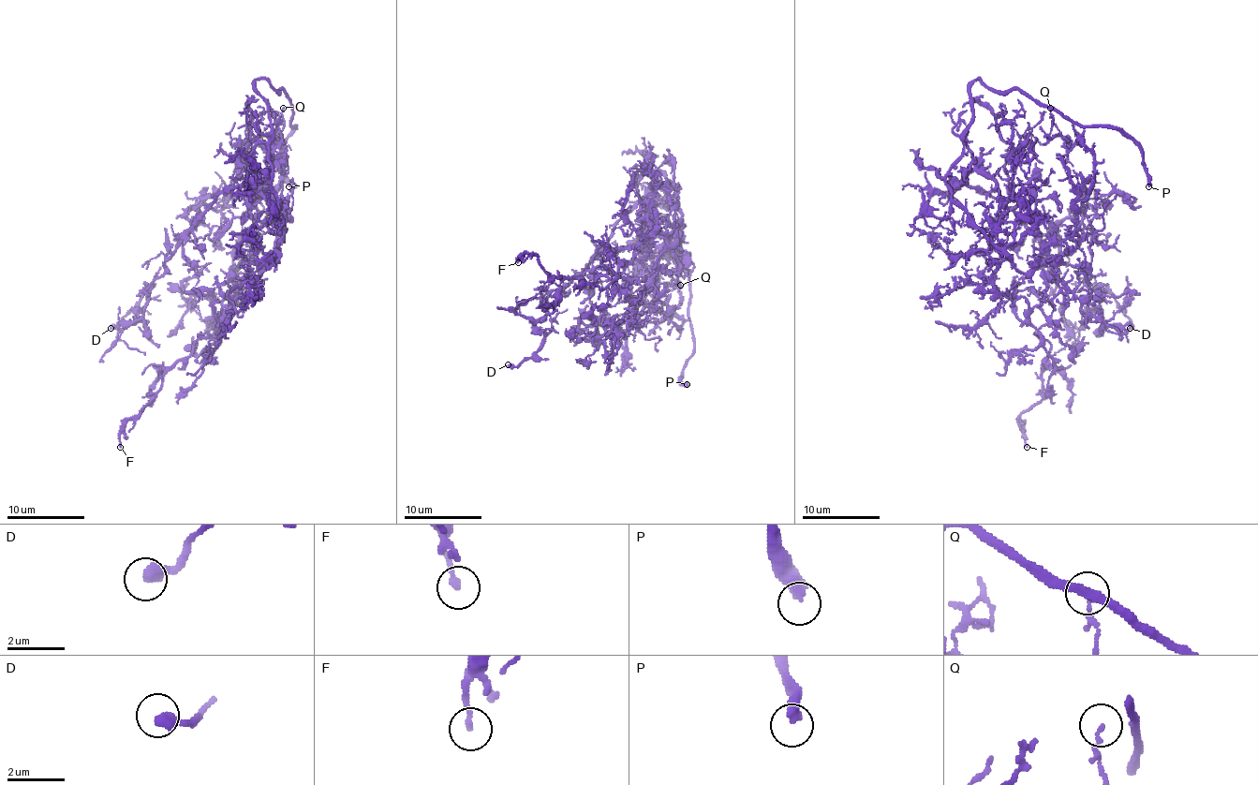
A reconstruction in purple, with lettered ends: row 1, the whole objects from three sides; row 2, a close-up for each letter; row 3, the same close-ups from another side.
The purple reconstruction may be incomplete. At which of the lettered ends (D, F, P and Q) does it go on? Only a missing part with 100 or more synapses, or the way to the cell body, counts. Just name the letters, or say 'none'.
P

